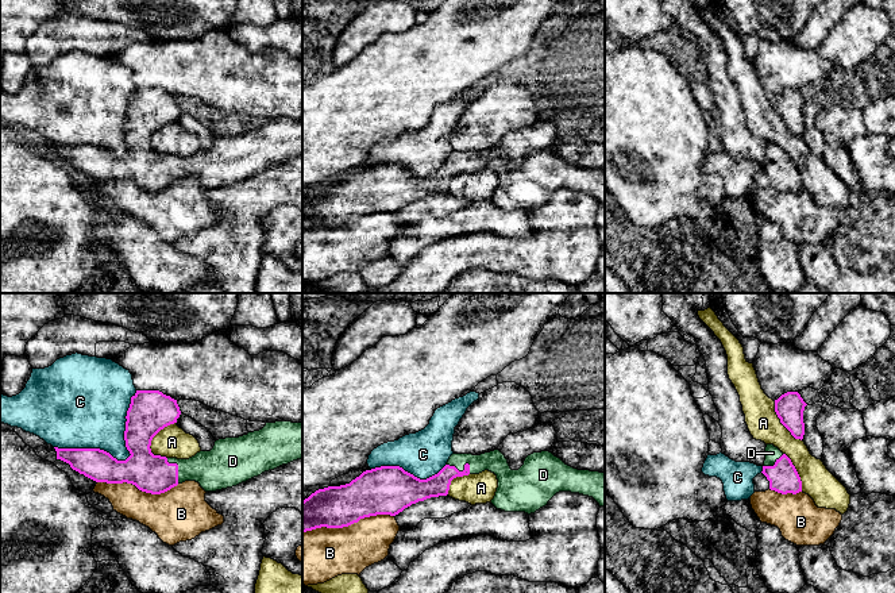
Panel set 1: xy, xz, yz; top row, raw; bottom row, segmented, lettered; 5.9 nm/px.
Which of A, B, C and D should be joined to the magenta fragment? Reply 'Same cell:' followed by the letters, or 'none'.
Same cell: D

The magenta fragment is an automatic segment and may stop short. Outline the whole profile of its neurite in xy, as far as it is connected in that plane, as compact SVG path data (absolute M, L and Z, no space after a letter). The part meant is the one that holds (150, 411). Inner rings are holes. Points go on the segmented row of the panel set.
M136 390L127 411L124 431L130 457L117 461L100 448L58 448L57 459L80 474L107 484L132 484L139 490L161 494L185 481L196 481L205 492L236 486L265 471L302 458L302 421L275 421L239 438L215 442L211 451L189 459L151 453L153 438L177 423L177 400L159 390Z

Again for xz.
M494 450L481 455L452 454L447 465L427 480L420 480L400 466L381 466L363 471L350 484L319 489L302 501L302 532L321 527L343 528L377 515L396 516L418 501L447 496L454 478L485 470L494 473L498 480L491 504L505 512L535 513L559 492L589 496L599 507L605 507L605 473L574 469L549 451L533 453L525 458L518 470L512 470L505 455Z

